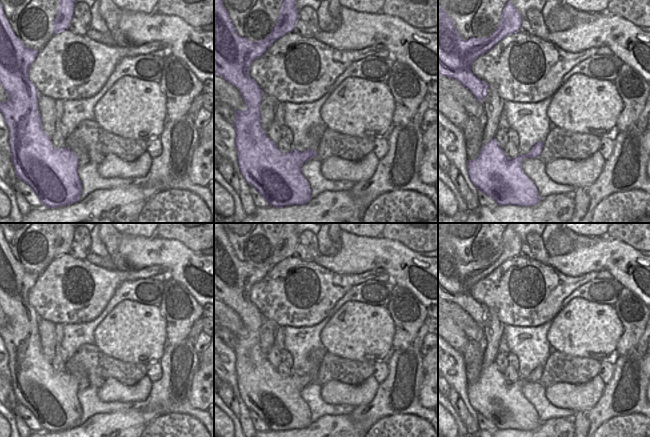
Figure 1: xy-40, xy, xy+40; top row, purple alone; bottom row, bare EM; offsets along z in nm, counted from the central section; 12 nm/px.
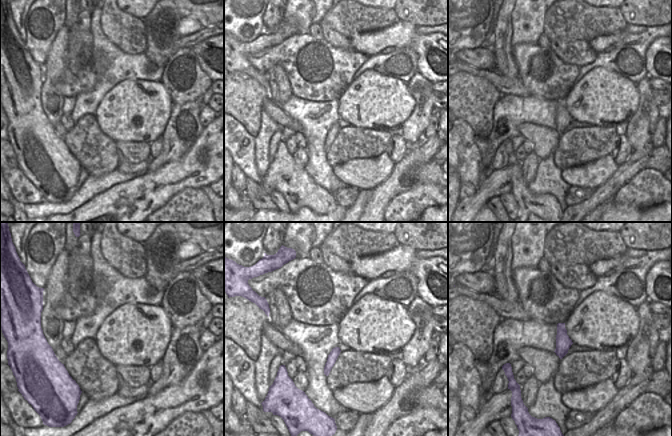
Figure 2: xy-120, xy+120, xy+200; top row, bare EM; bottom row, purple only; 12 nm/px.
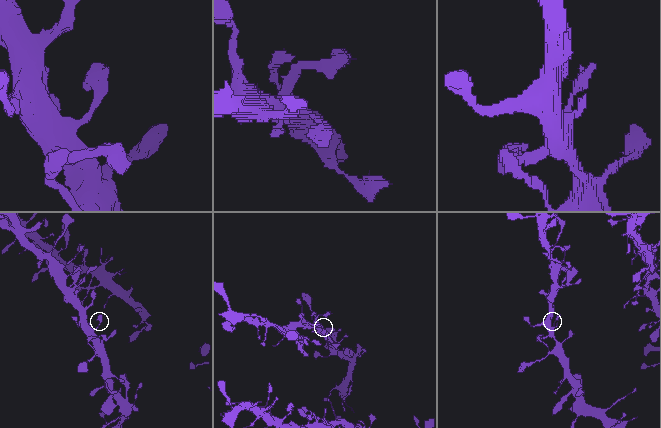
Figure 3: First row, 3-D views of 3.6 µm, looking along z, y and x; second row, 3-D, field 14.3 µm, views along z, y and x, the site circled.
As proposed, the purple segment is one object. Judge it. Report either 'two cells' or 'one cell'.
one cell

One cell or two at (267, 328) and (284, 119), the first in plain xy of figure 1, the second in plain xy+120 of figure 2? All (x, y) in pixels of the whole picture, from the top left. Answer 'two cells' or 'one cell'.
two cells

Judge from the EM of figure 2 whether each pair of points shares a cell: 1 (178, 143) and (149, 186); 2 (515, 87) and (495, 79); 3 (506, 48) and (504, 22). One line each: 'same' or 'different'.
1: different
2: same
3: same

